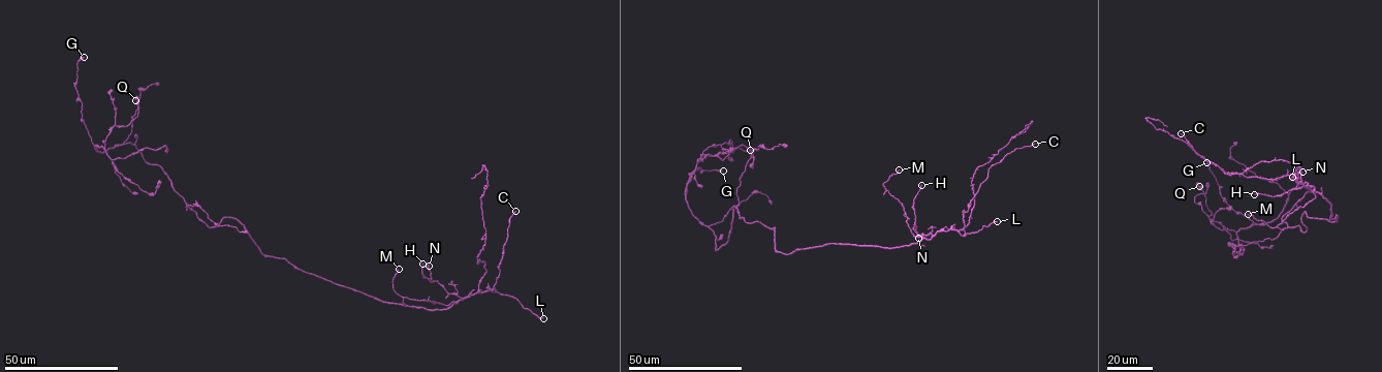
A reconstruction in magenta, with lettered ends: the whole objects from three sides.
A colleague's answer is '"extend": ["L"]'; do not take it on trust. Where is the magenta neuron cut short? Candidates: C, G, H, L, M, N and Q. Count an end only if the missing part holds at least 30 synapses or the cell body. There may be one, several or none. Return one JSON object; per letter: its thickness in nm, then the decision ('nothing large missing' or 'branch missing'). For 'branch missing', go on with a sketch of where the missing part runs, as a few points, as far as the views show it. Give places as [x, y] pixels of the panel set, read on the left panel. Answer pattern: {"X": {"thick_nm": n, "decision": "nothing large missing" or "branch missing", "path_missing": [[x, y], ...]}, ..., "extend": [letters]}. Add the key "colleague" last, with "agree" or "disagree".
{"C": {"thick_nm": 160, "decision": "nothing large missing"}, "G": {"thick_nm": 280, "decision": "nothing large missing"}, "H": {"thick_nm": 190, "decision": "nothing large missing"}, "L": {"thick_nm": 240, "decision": "branch missing"}, "M": {"thick_nm": 160, "decision": "nothing large missing"}, "N": {"thick_nm": 110, "decision": "nothing large missing"}, "Q": {"thick_nm": 280, "decision": "nothing large missing"}, "extend": ["L"], "colleague": "agree"}

